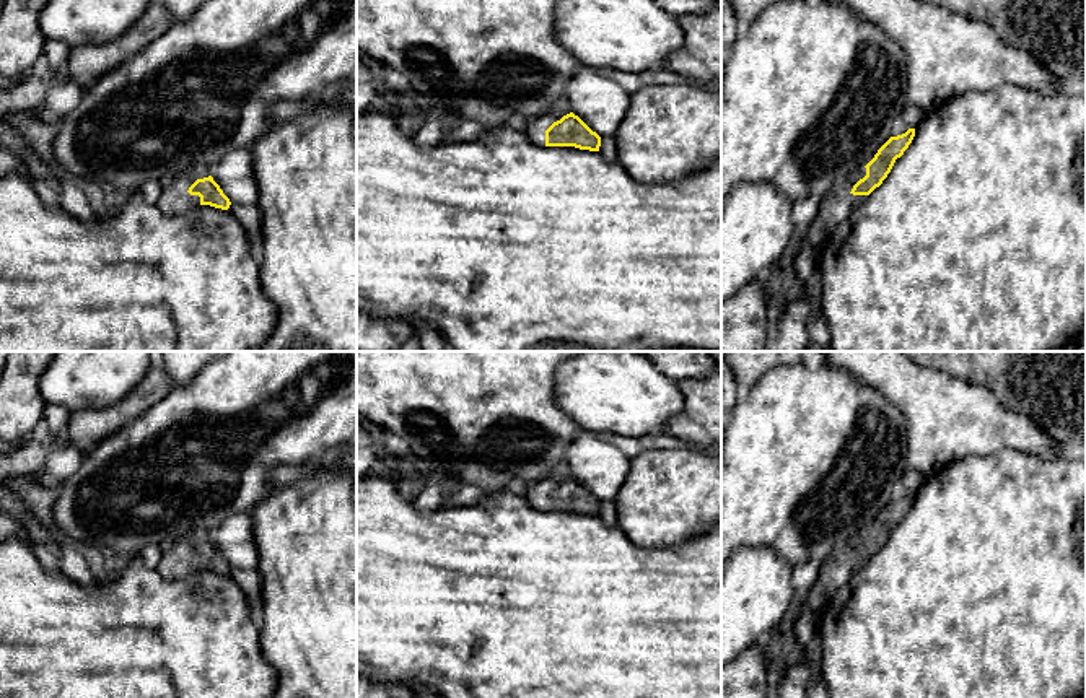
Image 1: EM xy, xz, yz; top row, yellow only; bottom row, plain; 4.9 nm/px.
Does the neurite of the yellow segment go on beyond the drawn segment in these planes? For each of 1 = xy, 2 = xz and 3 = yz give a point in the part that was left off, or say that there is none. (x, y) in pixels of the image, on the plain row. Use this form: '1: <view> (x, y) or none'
1: xy (175, 563)
2: xz (536, 495)
3: yz (834, 576)

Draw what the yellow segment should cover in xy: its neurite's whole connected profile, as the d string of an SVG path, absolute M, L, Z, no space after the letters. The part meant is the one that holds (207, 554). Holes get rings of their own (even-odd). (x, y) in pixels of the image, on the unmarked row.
M179 540L169 550L163 552L156 569L164 579L176 581L200 569L228 574L231 566L212 540L204 543Z

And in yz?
M915 493L891 501L847 550L822 566L804 600L804 605L809 607L816 617L825 610L832 597L847 586L866 561L882 548L896 524L904 519L913 501Z

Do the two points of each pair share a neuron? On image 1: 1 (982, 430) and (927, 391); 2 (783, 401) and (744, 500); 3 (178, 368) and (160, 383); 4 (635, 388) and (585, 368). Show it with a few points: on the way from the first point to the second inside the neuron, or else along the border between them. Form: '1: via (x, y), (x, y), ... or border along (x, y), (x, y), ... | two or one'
1: via (969, 420), (954, 418), (940, 404) | one
2: via (783, 425), (783, 461), (769, 475) | one
3: border along (163, 368), (175, 386) | two
4: via (622, 388), (604, 388), (598, 381) | one

